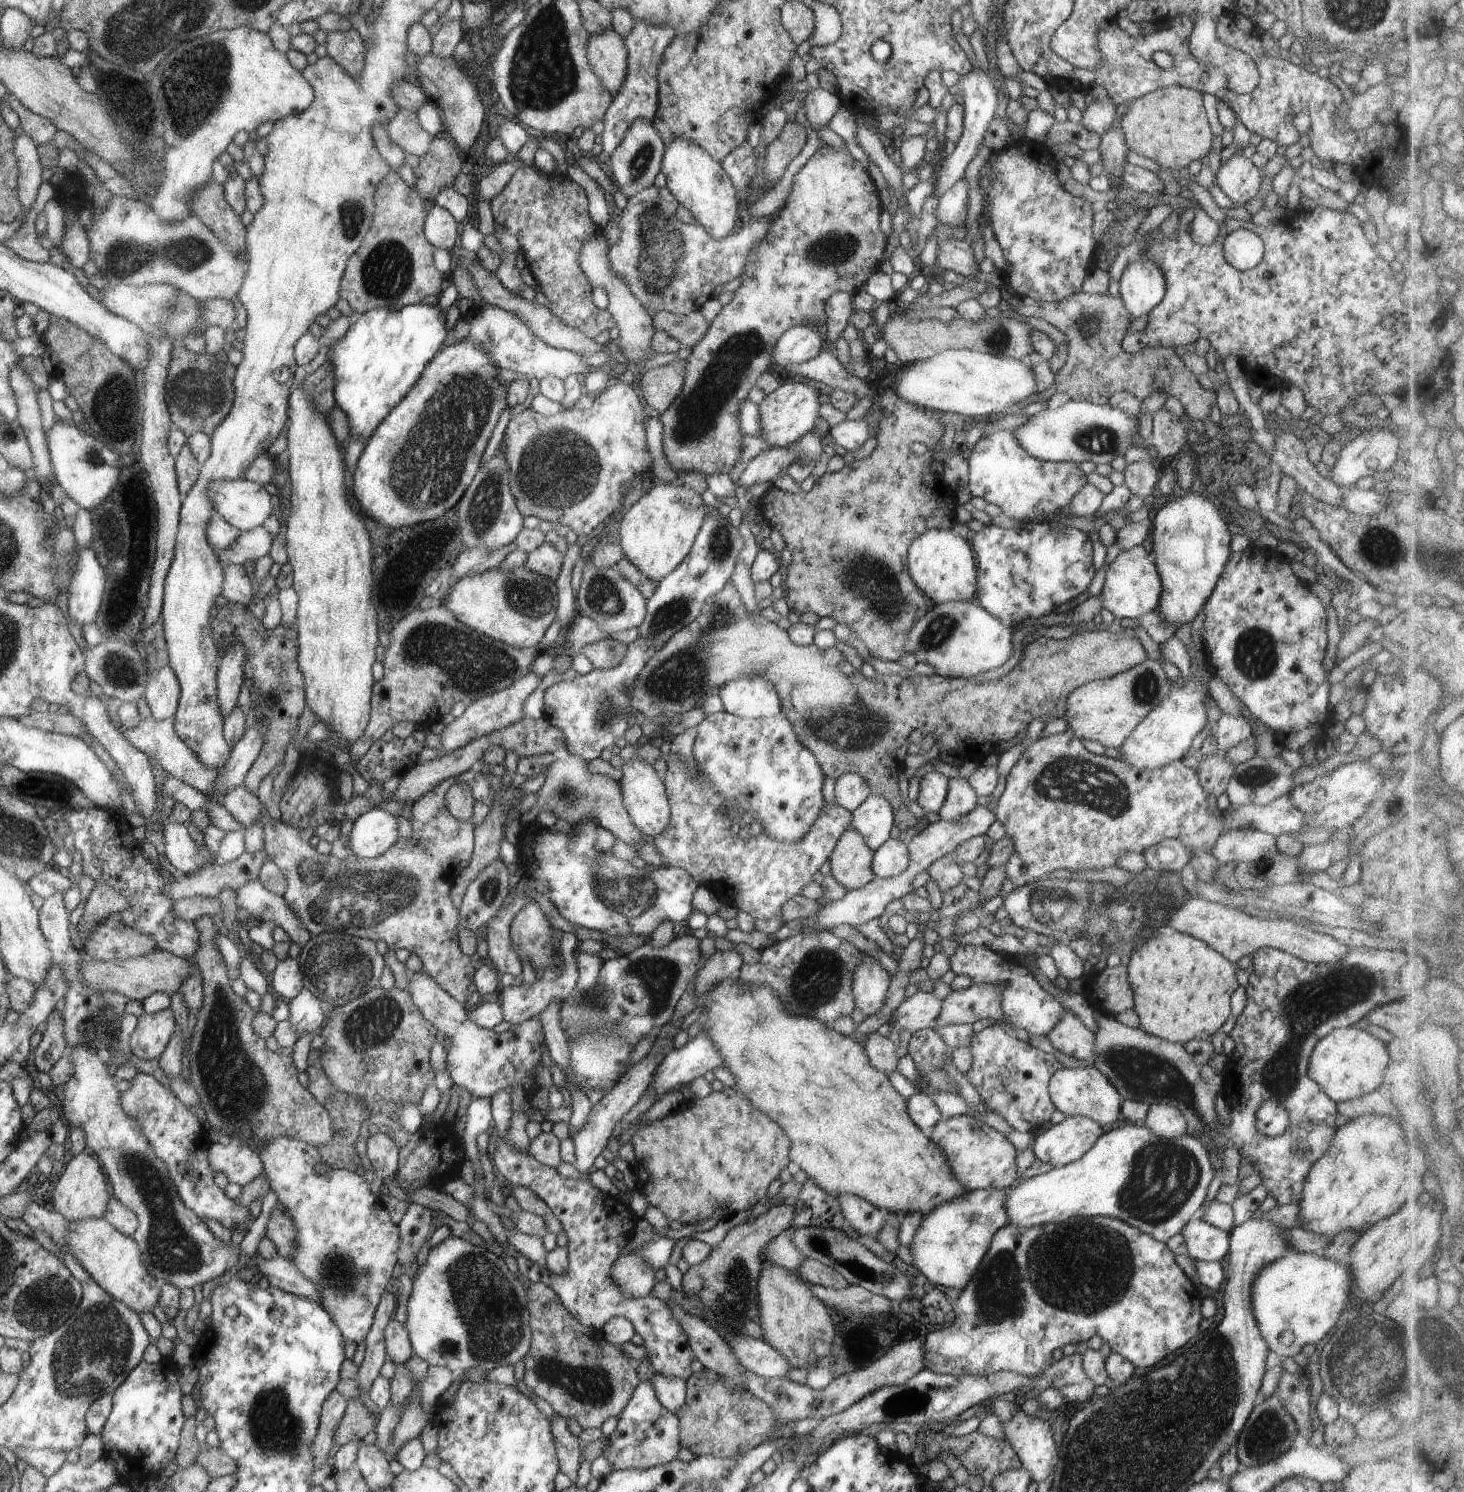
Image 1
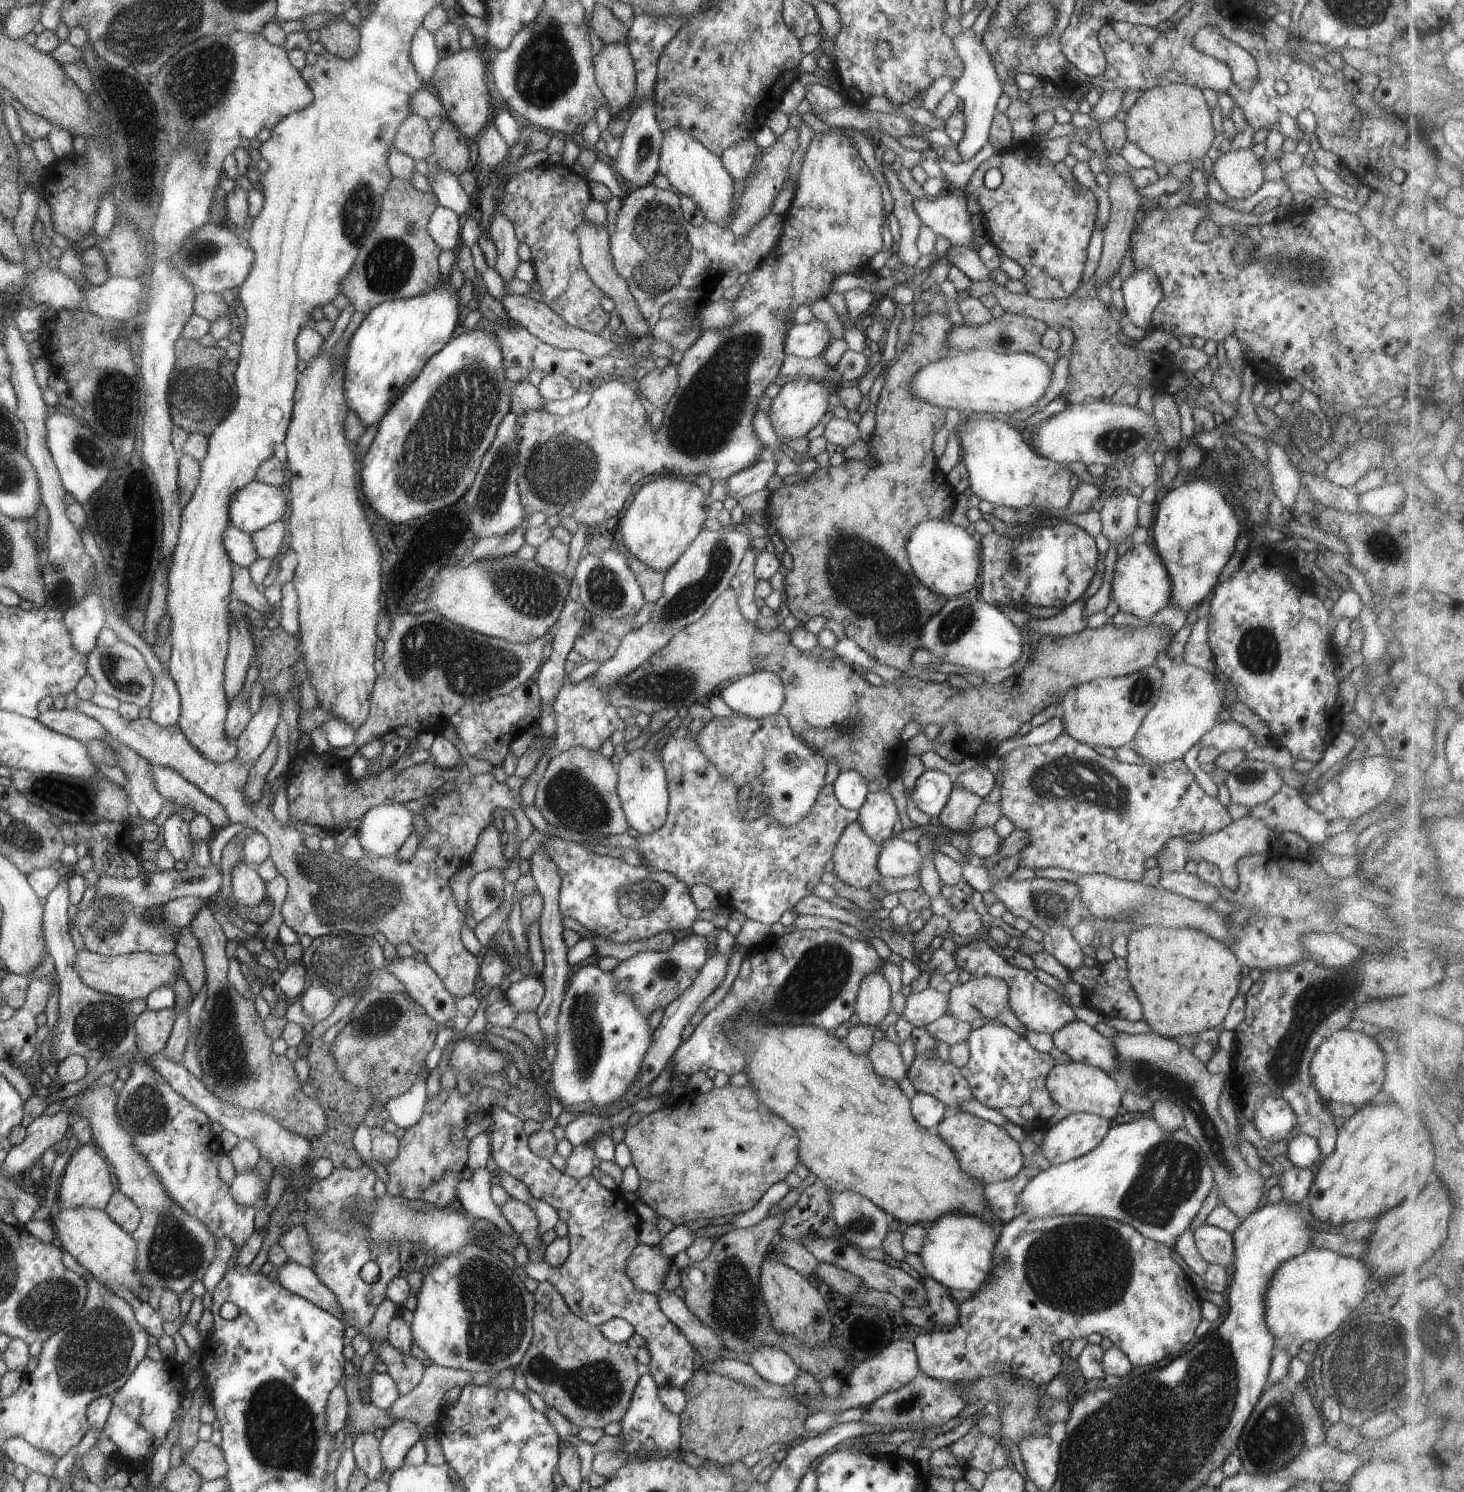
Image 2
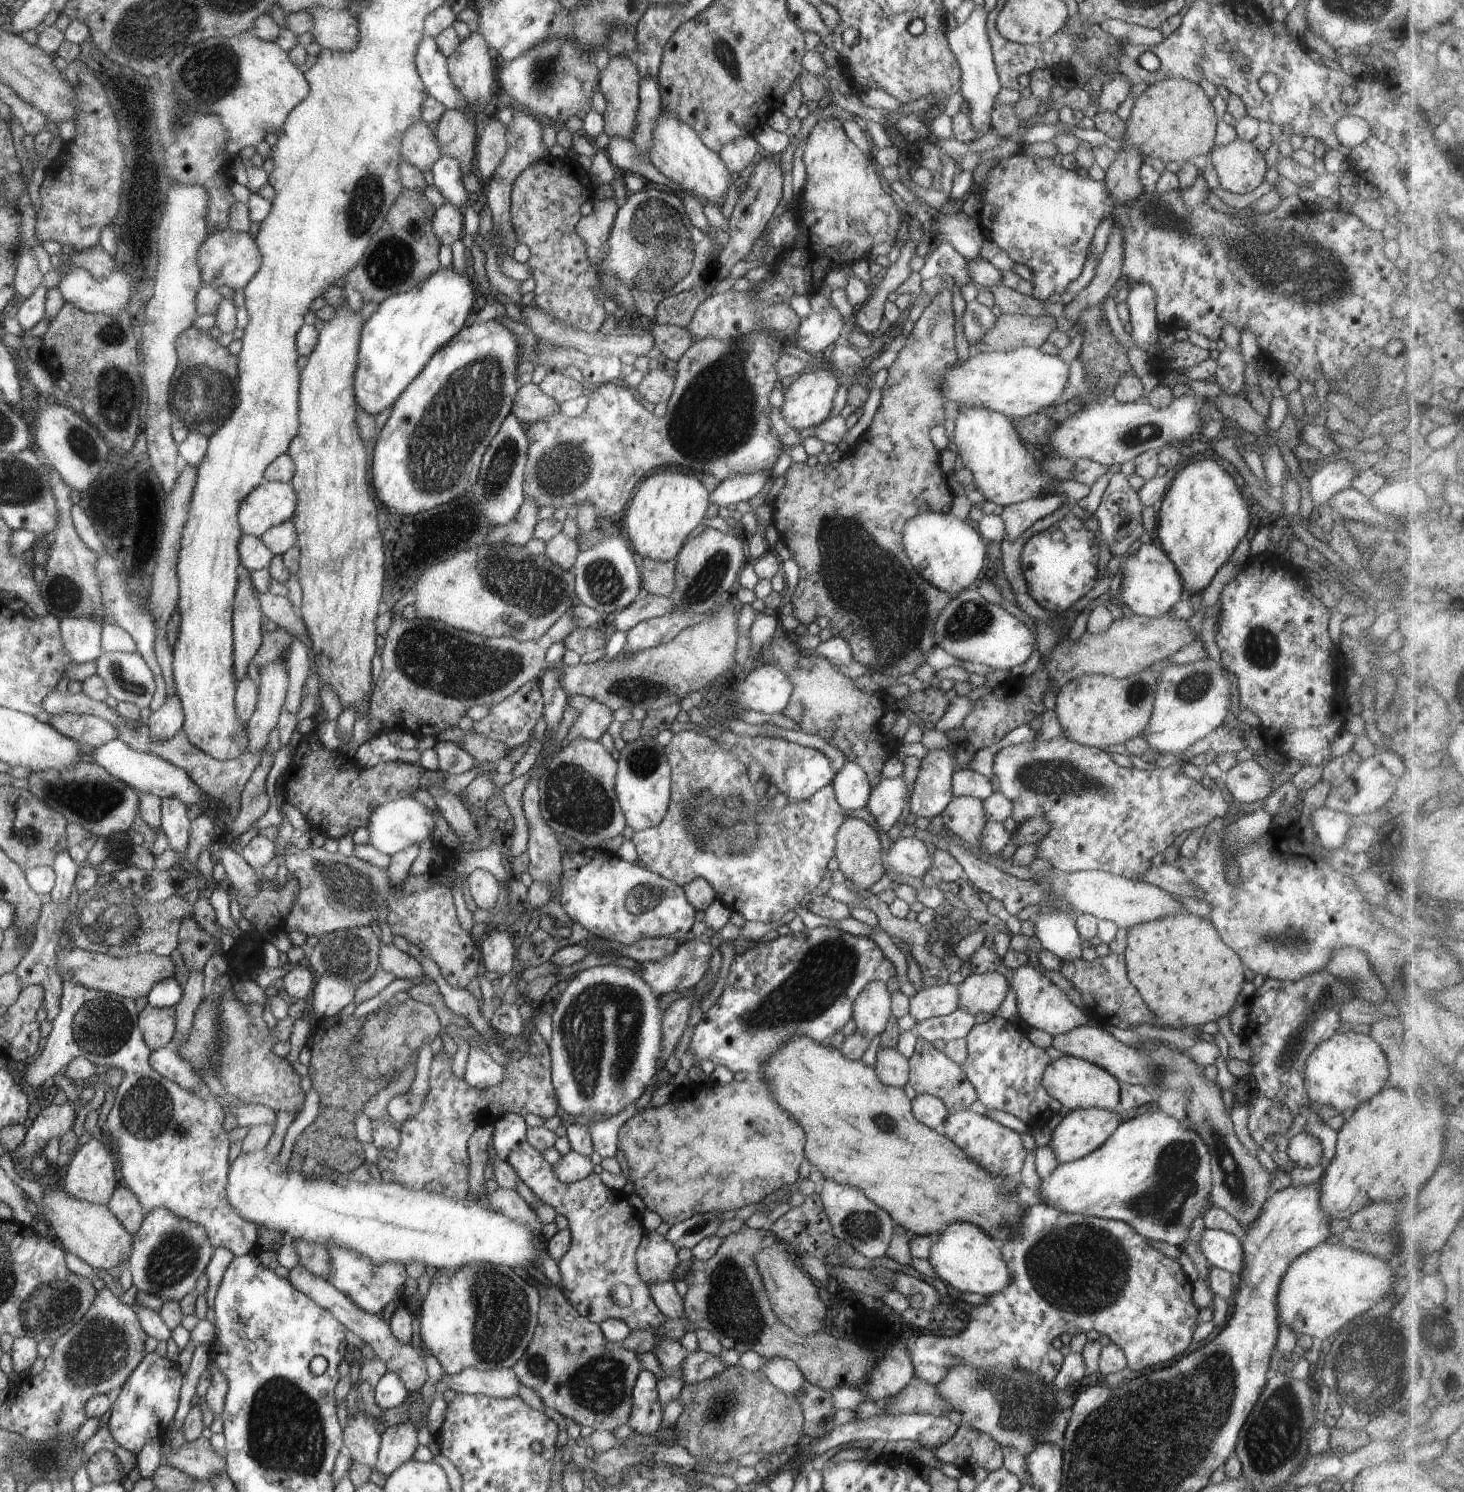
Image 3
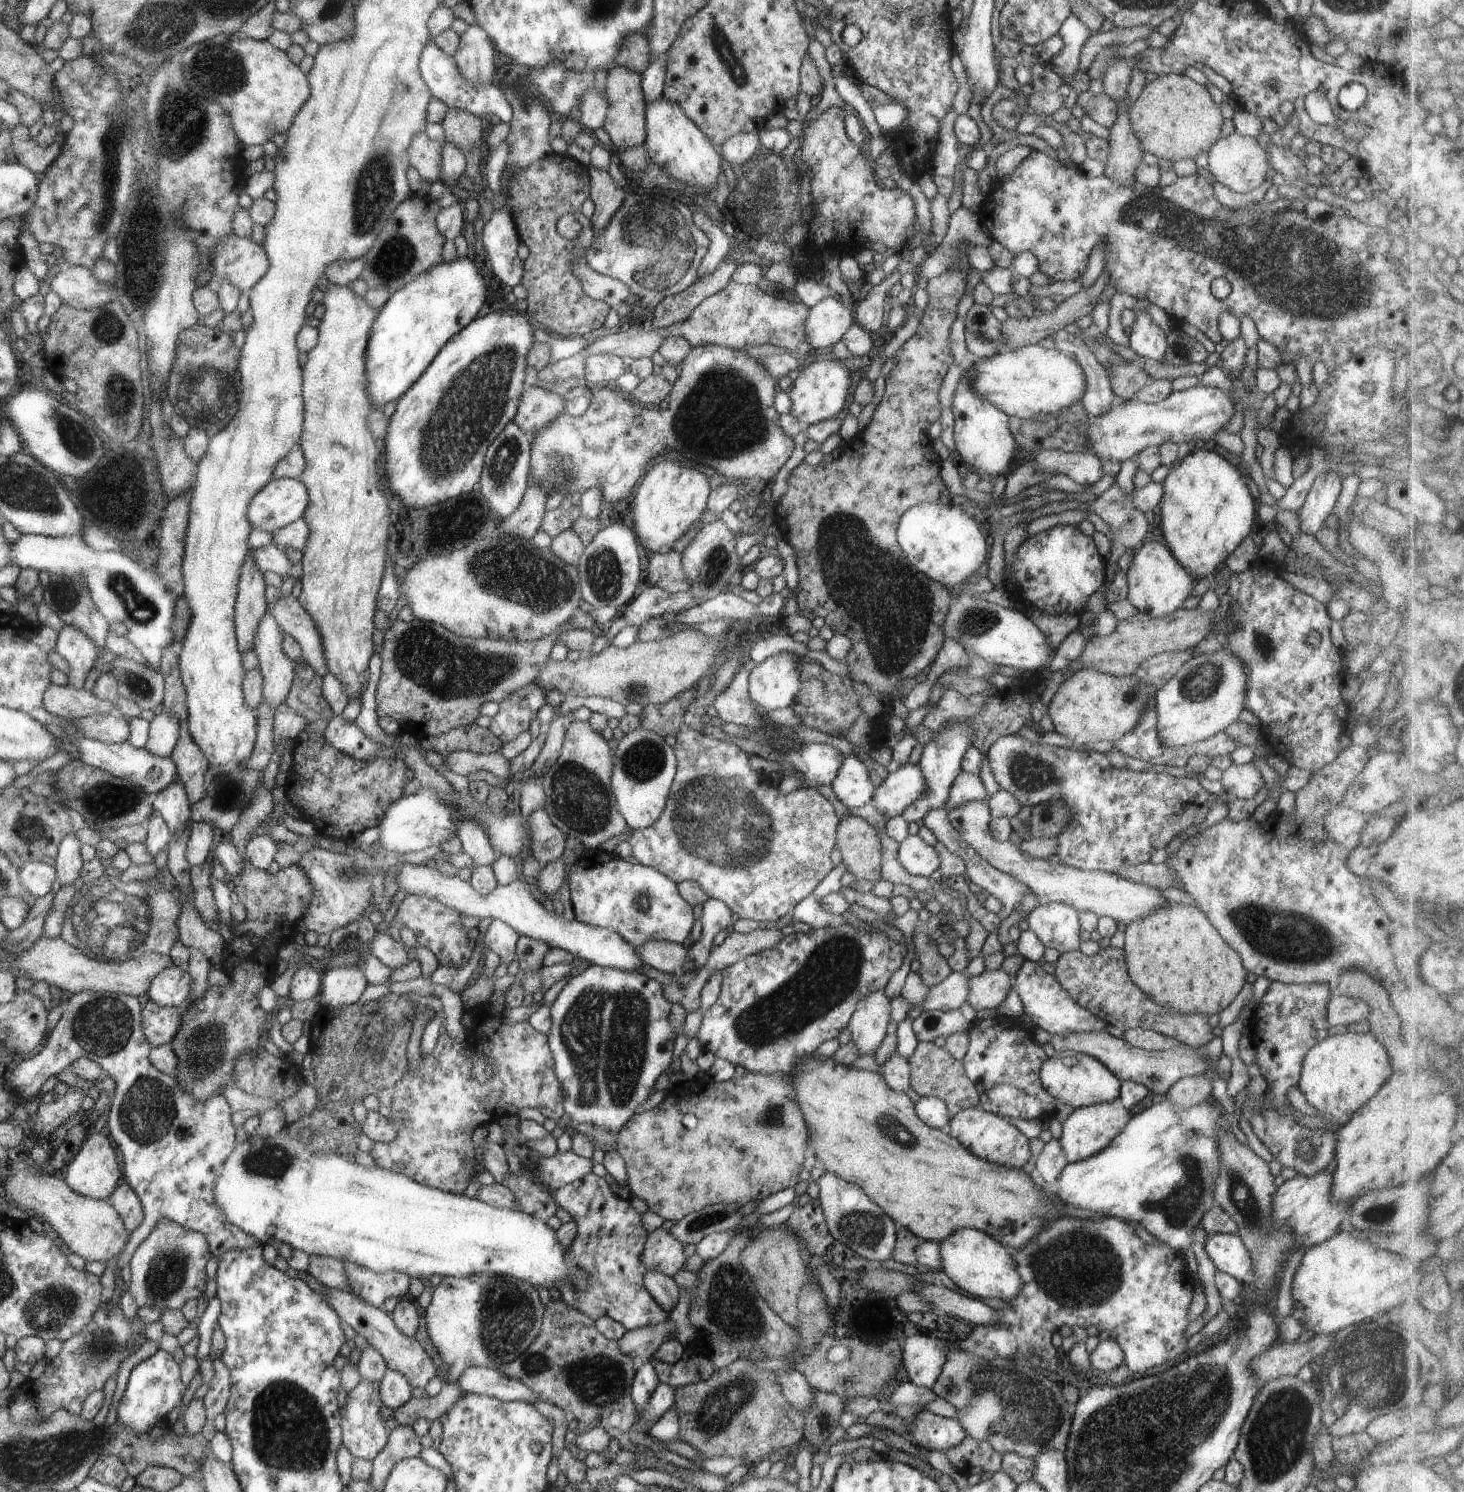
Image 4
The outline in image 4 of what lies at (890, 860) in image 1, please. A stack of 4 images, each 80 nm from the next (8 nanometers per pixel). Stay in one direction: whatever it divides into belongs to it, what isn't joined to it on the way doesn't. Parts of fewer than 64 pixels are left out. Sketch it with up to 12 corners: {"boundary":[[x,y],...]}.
{"boundary":[[918,835],[901,841],[897,859],[928,878],[940,866],[936,849]]}

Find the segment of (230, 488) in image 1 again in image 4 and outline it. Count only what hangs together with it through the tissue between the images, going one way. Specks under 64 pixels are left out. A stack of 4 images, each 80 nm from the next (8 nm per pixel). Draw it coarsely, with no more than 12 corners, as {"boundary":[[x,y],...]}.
{"boundary":[[274,476],[251,500],[254,530],[302,517],[310,497],[298,479]]}

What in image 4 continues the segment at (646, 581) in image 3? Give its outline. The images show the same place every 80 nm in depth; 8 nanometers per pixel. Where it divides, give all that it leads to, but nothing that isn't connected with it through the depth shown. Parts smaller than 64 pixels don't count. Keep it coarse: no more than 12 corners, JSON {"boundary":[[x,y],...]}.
{"boundary":[[672,549],[648,559],[648,582],[683,593],[689,582],[682,553]]}

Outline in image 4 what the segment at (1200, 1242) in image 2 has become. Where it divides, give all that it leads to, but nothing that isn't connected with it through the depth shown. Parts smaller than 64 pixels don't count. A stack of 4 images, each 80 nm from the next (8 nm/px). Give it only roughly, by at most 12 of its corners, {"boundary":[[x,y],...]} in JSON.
{"boundary":[[1228,1233],[1209,1234],[1210,1260],[1249,1285],[1253,1262],[1244,1241]]}

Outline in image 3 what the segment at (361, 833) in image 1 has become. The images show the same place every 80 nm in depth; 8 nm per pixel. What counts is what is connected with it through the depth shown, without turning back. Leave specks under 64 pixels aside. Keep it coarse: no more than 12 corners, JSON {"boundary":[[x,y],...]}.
{"boundary":[[410,797],[372,814],[369,844],[392,857],[434,832],[431,808]]}

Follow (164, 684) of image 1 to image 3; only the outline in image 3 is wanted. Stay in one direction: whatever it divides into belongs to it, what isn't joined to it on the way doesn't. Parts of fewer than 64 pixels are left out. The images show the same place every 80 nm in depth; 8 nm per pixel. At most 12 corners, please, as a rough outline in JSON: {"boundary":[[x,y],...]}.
{"boundary":[[178,696],[147,719],[154,740],[174,738],[184,724]]}

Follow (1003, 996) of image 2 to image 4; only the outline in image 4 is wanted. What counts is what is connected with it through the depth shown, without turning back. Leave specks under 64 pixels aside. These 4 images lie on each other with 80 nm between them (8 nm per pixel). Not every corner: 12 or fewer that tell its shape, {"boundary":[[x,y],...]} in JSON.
{"boundary":[[1001,969],[969,978],[965,1002],[996,1010],[1014,981]]}

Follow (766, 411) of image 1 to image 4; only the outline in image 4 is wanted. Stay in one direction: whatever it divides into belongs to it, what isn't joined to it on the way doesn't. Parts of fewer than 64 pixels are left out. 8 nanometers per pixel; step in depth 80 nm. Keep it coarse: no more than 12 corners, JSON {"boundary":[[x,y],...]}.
{"boundary":[[814,360],[790,386],[789,413],[803,427],[836,417],[853,374]]}

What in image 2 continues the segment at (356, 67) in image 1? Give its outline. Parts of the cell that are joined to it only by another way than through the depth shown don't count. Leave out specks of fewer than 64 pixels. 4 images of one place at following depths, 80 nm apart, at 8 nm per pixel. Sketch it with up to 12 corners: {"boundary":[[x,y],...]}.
{"boundary":[[343,16],[330,20],[318,42],[333,56],[358,52],[359,30]]}

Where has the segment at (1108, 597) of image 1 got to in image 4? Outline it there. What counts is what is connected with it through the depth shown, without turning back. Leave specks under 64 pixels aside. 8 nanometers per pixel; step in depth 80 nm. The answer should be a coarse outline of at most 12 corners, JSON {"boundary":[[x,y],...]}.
{"boundary":[[1146,540],[1126,572],[1130,604],[1163,617],[1197,583],[1160,542]]}

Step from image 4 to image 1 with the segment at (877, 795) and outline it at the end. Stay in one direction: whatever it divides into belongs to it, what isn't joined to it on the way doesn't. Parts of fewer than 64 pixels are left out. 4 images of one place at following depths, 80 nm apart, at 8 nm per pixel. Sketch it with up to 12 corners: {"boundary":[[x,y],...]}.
{"boundary":[[871,795],[852,824],[876,851],[890,839],[892,804]]}

